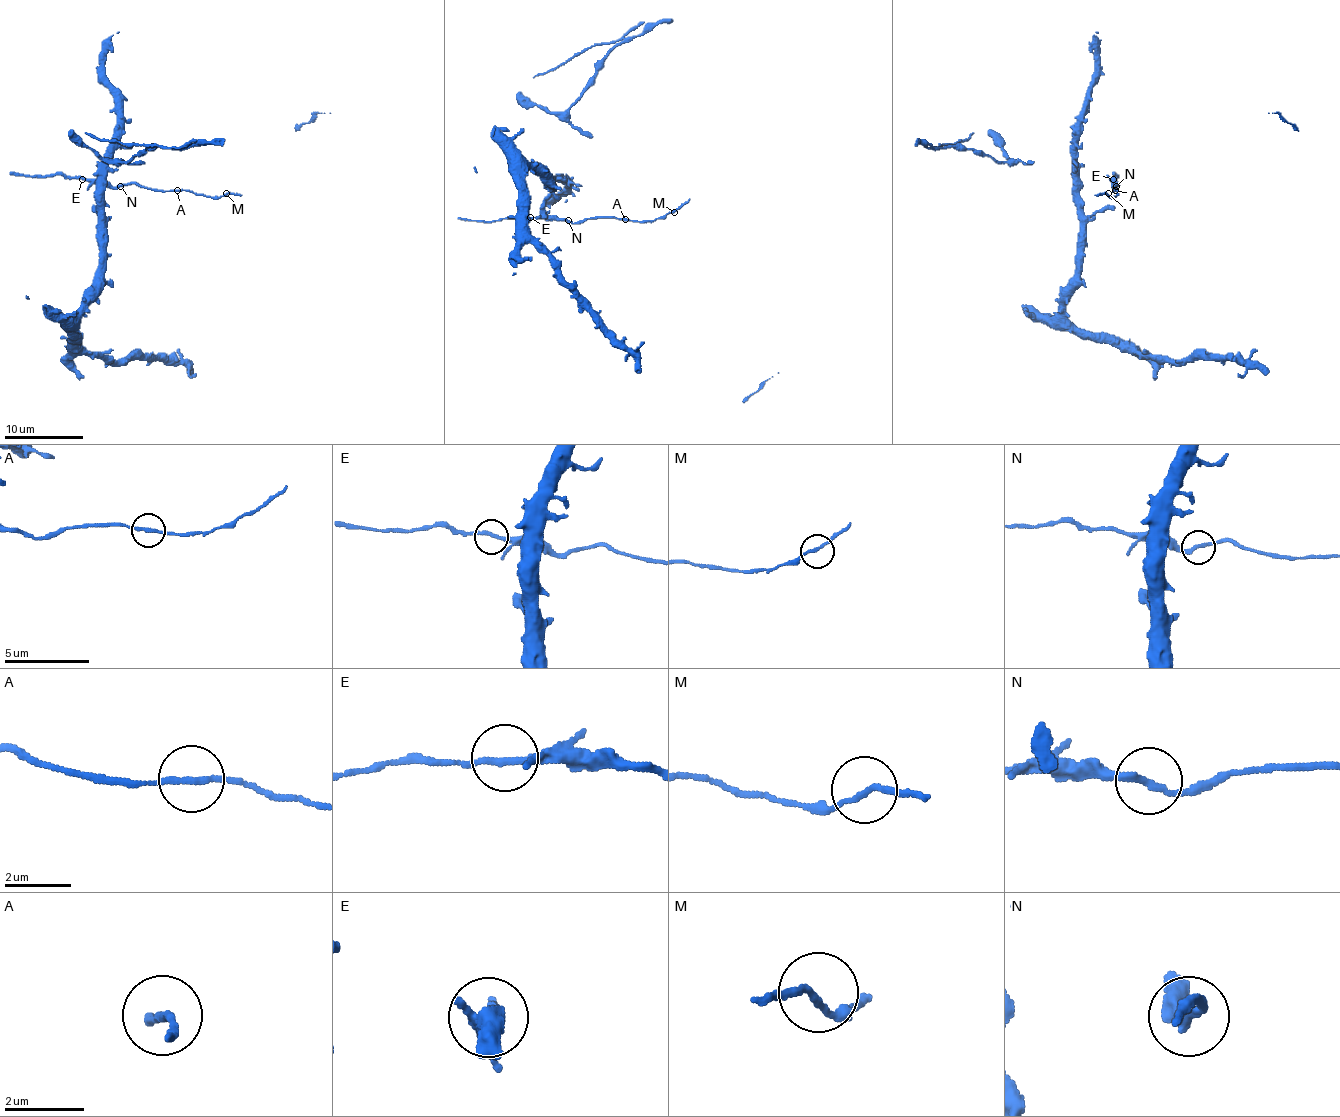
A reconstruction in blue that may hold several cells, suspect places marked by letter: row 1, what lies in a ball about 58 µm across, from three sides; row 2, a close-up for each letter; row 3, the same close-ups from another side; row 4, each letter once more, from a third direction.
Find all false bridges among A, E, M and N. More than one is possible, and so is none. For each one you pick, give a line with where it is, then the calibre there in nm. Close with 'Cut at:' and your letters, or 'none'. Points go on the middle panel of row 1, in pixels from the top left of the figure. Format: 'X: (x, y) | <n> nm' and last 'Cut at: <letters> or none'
Cut at: none

